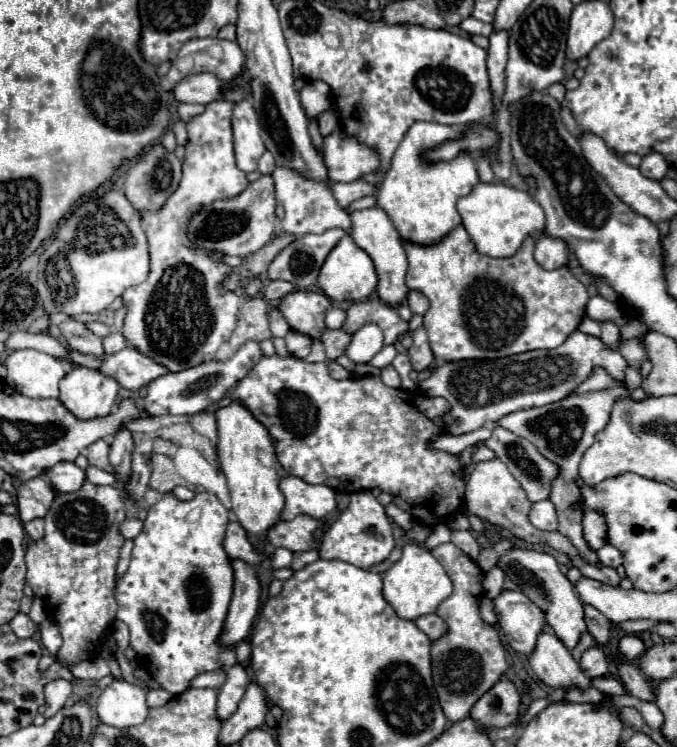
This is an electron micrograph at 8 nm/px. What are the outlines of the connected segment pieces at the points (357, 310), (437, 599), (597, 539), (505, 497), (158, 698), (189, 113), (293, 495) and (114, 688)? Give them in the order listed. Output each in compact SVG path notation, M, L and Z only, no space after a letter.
M380 299L360 301L346 309L346 319L342 323L342 331L354 335L360 327L374 323L384 333L384 345L392 345L396 337L404 331L408 331L408 323L398 317L392 305L386 305Z
M414 541L402 545L402 557L382 575L384 599L402 619L416 619L426 613L434 613L436 607L452 593L452 581L444 567L432 557L432 553Z
M586 513L582 519L582 535L592 551L598 551L606 543L606 525L600 513Z
M498 457L490 459L490 461L480 461L480 463L474 465L474 469L472 469L472 473L470 473L470 479L468 479L468 483L466 483L466 497L464 497L464 499L466 499L468 511L474 513L474 515L478 515L480 519L486 519L486 521L490 521L490 523L494 523L494 525L500 525L500 527L512 531L514 537L524 539L526 543L532 543L532 545L536 545L536 543L548 543L552 549L556 549L556 551L568 555L568 559L572 561L572 565L578 567L584 577L602 581L602 583L606 583L606 585L618 585L620 577L618 577L618 573L616 573L612 567L588 563L588 561L578 553L578 549L572 545L572 541L570 541L568 537L564 537L564 535L558 533L558 531L552 531L552 533L540 531L540 529L536 529L536 527L530 523L528 511L530 511L530 505L532 505L532 503L528 501L524 489L520 489L520 483L510 475L508 467L506 467Z
M152 689L152 691L148 691L148 705L150 707L162 707L170 699L172 699L172 695L168 691L164 691L164 689Z
M180 103L178 105L178 115L182 121L190 121L192 117L200 115L204 111L204 105L190 105L190 103Z
M284 477L280 491L286 499L282 519L292 521L298 515L324 519L336 509L336 493L326 485L310 485L298 477Z
M114 679L112 685L108 685L100 693L96 711L100 721L106 725L114 725L120 729L140 725L148 715L146 689L128 681Z

